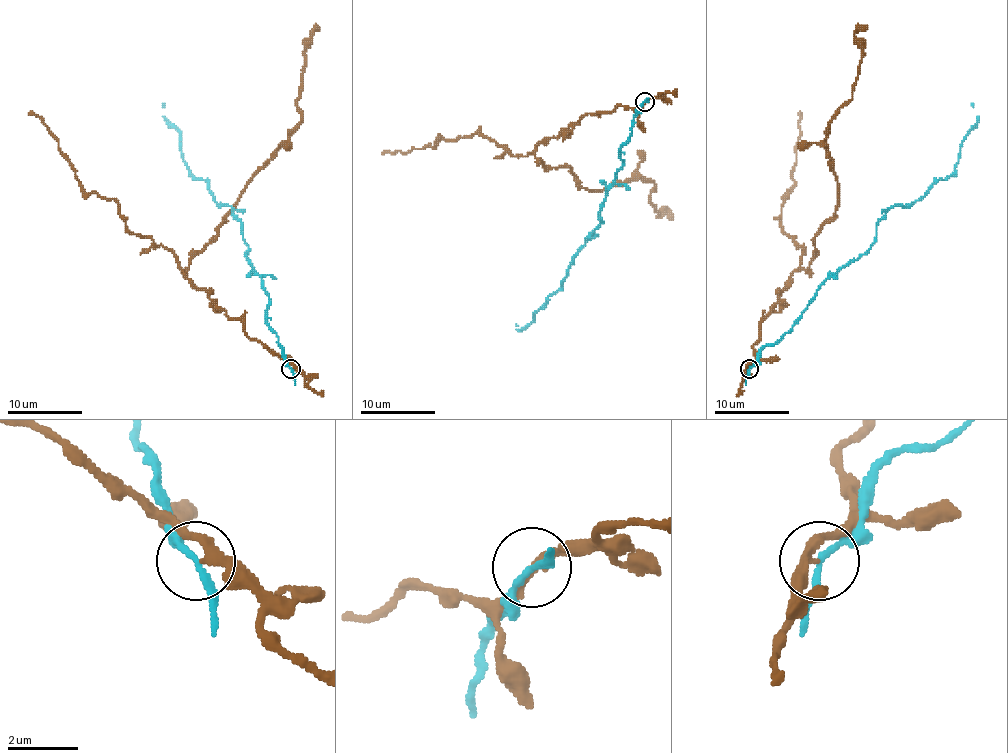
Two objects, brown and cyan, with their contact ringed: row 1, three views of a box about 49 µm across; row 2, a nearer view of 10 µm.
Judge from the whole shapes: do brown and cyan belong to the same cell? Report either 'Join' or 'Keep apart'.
Keep apart

